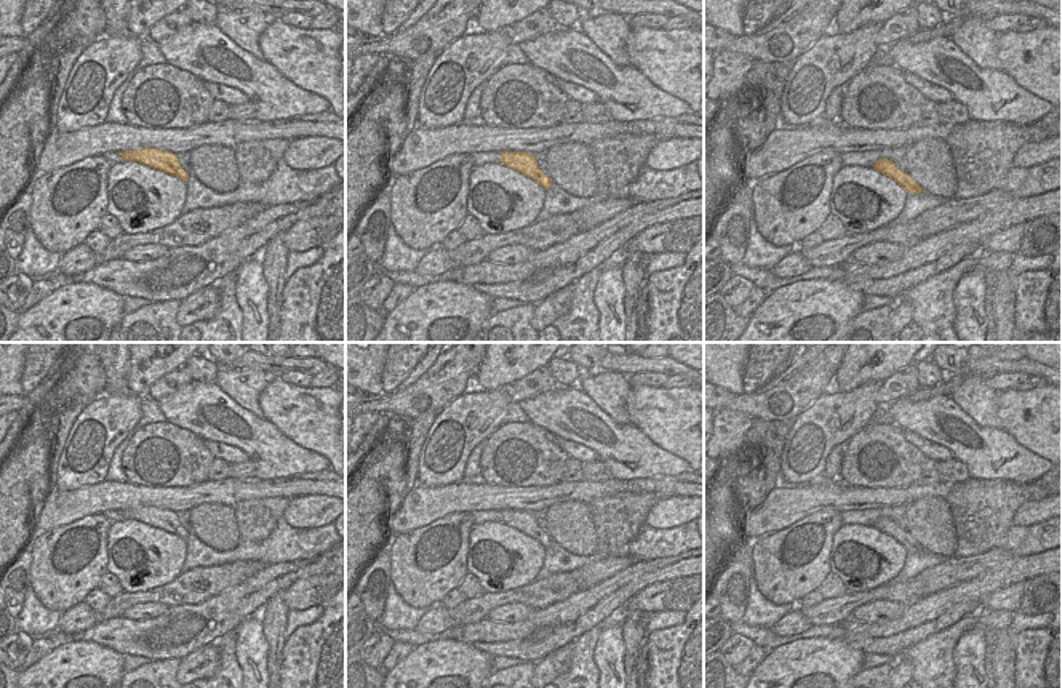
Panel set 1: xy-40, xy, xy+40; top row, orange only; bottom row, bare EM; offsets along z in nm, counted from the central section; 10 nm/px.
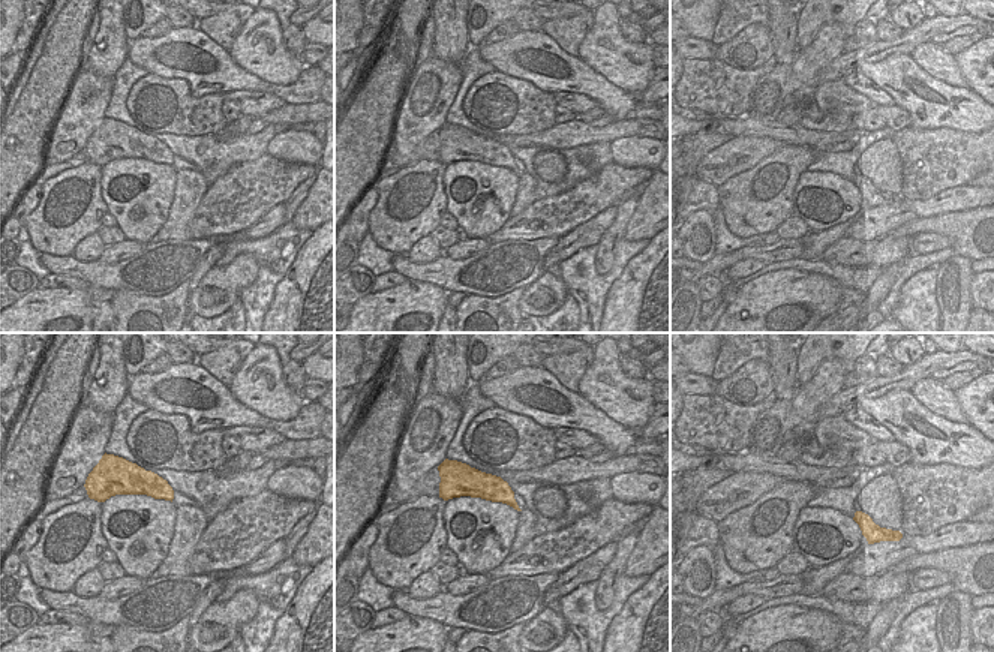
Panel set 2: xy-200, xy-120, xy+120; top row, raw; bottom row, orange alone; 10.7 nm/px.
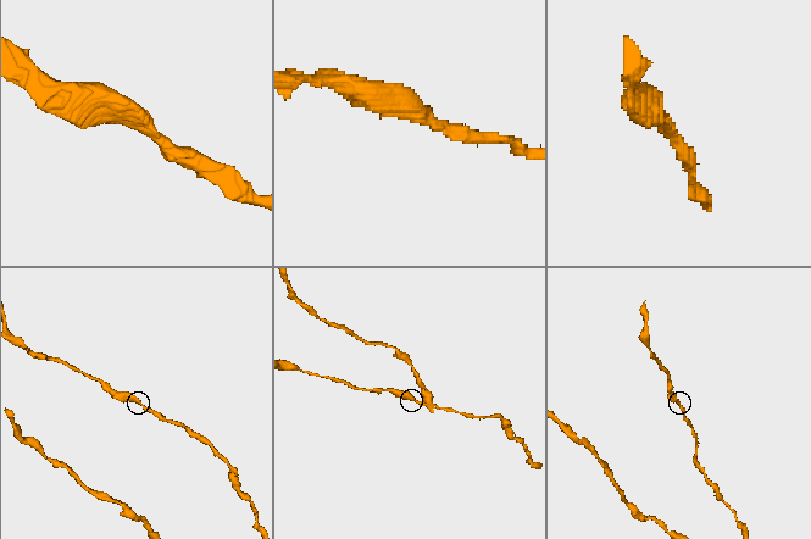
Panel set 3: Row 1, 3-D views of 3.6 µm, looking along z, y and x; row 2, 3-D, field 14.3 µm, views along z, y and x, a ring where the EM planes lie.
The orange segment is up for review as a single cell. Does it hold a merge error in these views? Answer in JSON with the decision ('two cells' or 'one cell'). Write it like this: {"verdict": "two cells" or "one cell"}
{"verdict": "one cell"}

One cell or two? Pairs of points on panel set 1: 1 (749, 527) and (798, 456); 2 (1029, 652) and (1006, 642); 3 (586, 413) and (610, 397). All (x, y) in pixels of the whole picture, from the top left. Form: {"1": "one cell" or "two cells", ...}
{"1": "two cells", "2": "two cells", "3": "two cells"}

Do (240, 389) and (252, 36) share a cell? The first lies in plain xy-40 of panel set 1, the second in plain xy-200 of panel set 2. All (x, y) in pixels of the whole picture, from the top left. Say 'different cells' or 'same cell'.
different cells

